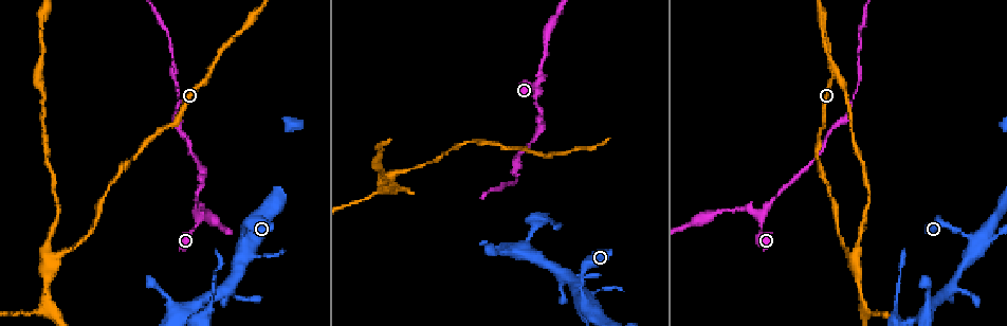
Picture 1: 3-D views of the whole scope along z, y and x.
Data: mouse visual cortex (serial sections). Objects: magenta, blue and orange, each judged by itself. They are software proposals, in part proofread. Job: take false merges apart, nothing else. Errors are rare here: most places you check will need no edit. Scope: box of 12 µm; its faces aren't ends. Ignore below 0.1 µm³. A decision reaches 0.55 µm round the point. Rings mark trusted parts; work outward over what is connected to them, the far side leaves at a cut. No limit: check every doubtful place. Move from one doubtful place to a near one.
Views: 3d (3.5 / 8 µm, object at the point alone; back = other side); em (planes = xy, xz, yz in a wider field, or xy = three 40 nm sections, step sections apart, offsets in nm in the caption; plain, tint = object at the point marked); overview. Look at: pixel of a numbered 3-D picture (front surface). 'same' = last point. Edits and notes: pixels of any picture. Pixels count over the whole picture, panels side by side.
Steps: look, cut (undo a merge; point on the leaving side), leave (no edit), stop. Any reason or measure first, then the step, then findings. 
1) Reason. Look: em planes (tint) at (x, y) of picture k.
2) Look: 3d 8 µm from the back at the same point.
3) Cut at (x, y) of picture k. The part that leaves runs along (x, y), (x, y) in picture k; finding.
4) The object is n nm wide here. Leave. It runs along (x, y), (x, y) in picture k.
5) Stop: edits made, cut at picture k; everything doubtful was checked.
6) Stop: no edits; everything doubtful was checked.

A fork. Look: em xy step 2 (tint) at (536, 87) of picture 1.

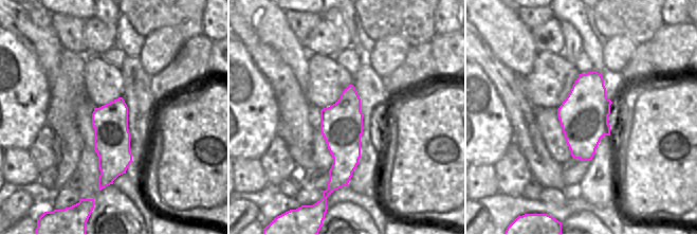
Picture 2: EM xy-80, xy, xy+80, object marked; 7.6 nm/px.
Look: 3d 3.5 µm from the back at the same point.

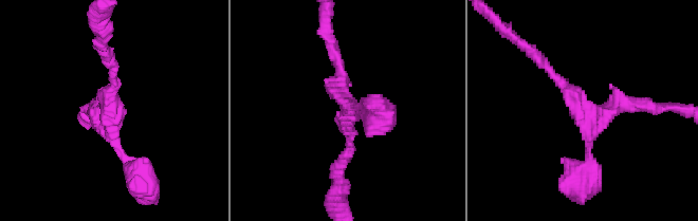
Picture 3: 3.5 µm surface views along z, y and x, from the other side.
The arms are 150, 200, 300 nm wide. Leave. It runs along (577, 180), (588, 167), (586, 115), (543, 63) in picture 3; all the same cell.

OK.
Three-way junction. Look: 3d 3.5 µm at (388, 176) of picture 1.

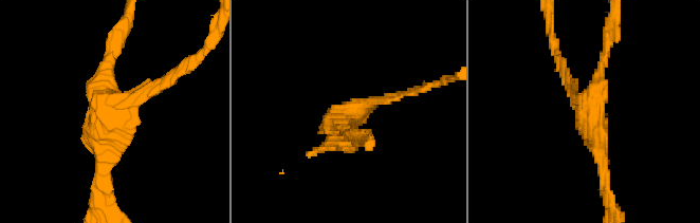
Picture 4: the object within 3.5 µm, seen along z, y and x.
Look: em xy step 3 (tint) at (349, 115) of picture 4.

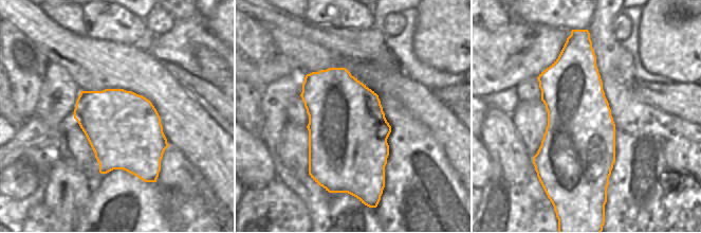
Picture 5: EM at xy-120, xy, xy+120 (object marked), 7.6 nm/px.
Look: em xy step 5 (tint) at the same point.

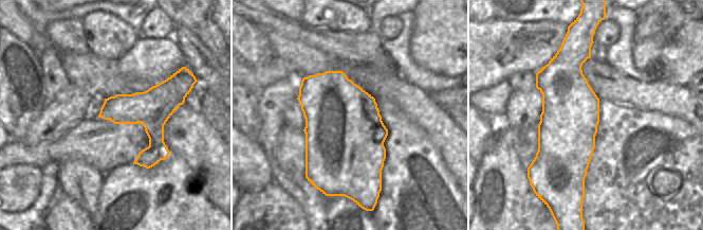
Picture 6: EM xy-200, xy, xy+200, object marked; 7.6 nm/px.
The arms are 150, 150, 250 nm wide. Leave. It runs along (410, 92), (351, 113), (348, 135) in picture 4; all the same cell.

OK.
Calibre changes. Look: 3d 3.5 µm at (45, 305) of picture 1.

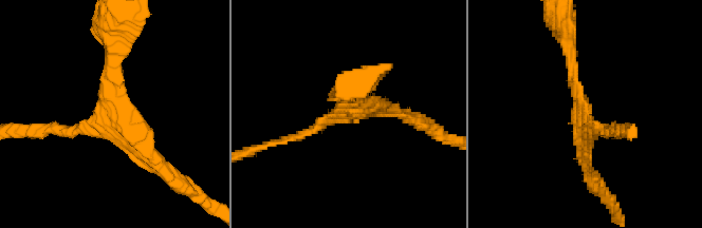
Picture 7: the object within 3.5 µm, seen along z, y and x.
3 arms meet here; the arms are 150, 200, 250 nm wide. Look: em planes (plain) at (583, 112) of picture 7.

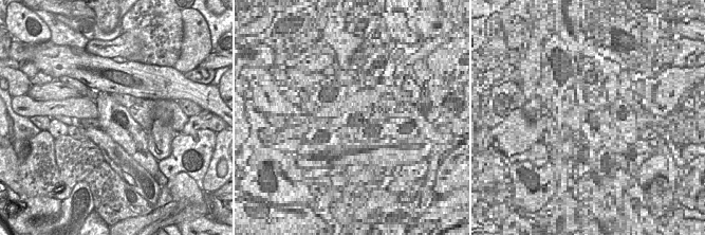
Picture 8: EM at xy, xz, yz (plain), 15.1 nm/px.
With the object marked. Look: em planes (tint) at the same point.

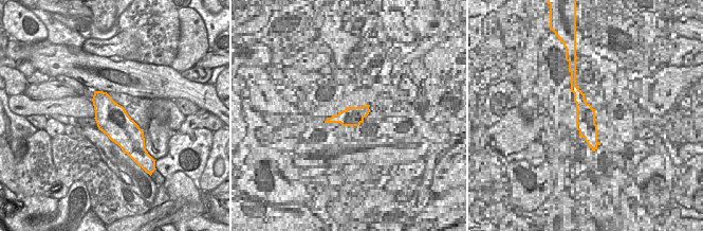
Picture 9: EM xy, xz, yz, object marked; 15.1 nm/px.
Leave. It runs along (112, 43), (115, 112), (161, 167) in picture 7; all the same cell.

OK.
Stop: no edits; everything doubtful was checked.

